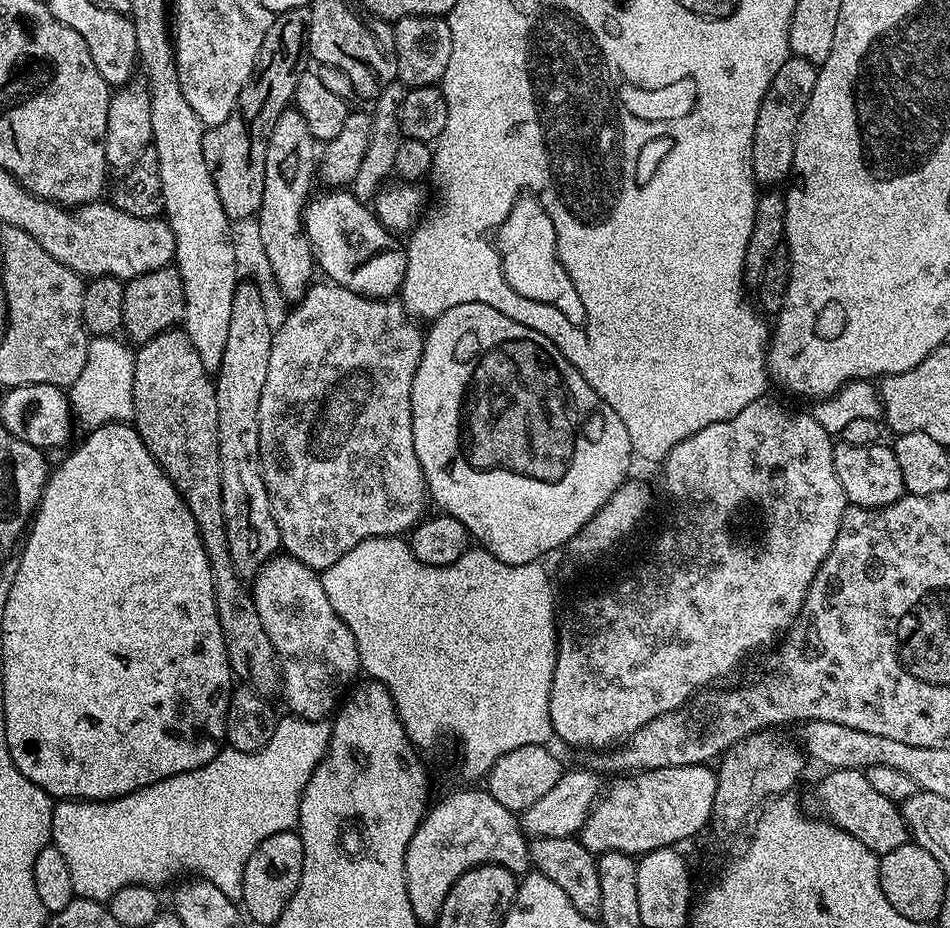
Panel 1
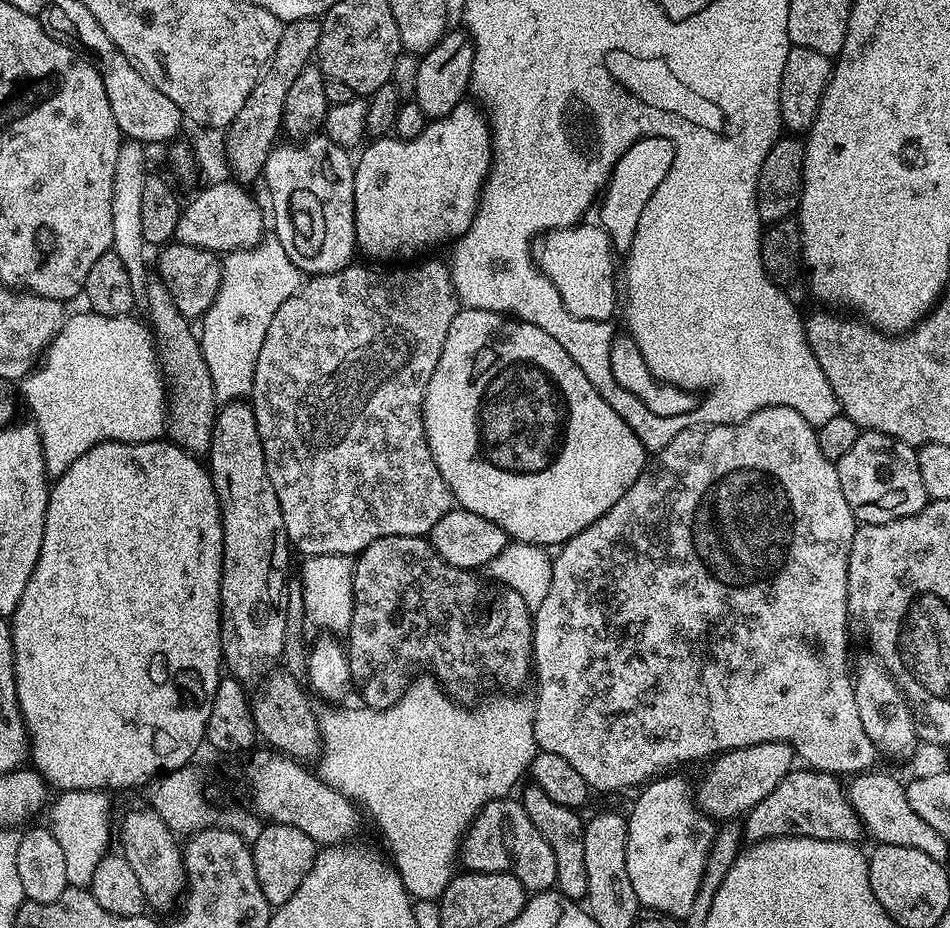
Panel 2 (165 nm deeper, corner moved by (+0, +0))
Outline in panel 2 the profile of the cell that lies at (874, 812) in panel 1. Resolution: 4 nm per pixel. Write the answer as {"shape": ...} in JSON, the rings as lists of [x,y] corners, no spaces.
{"shape":[[[793,770],[788,773],[758,806],[743,817],[742,836],[745,841],[777,840],[779,836],[808,836],[811,840],[831,840],[852,844],[865,835],[864,823],[848,801],[845,785],[839,775],[815,770]]]}

